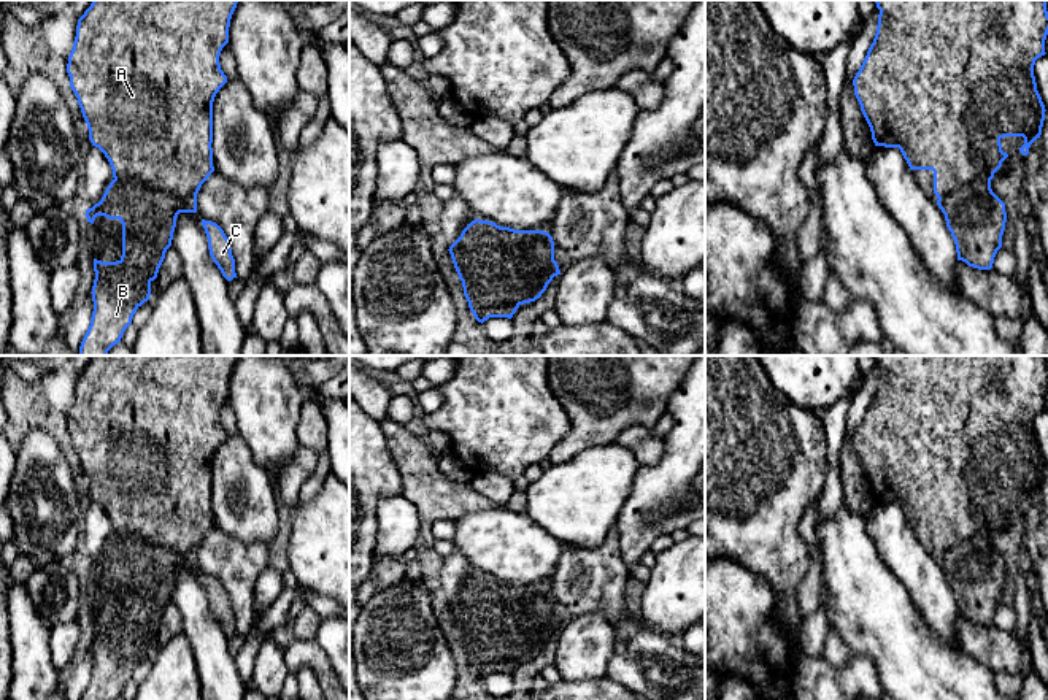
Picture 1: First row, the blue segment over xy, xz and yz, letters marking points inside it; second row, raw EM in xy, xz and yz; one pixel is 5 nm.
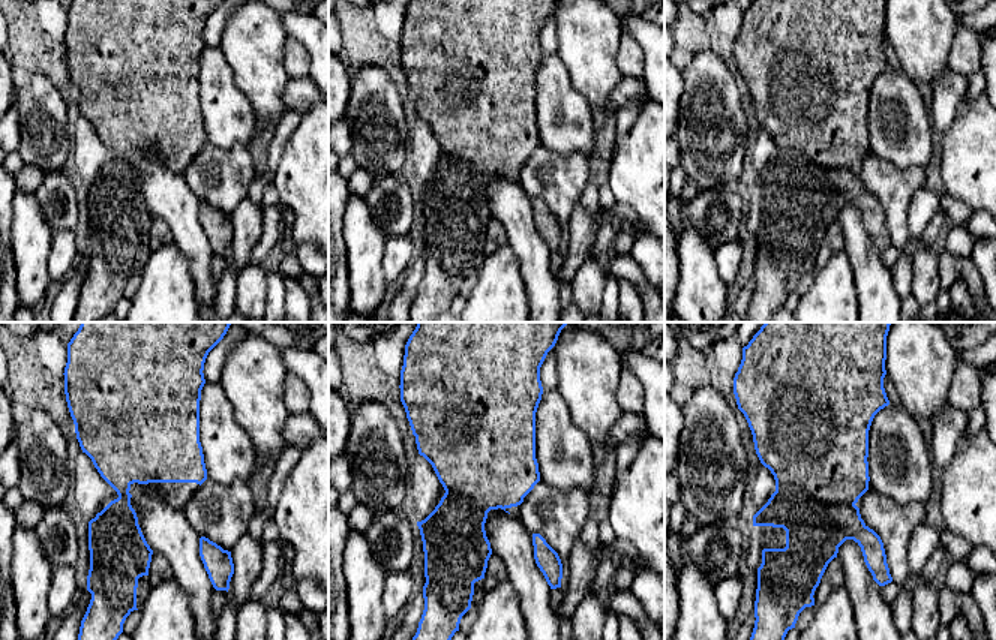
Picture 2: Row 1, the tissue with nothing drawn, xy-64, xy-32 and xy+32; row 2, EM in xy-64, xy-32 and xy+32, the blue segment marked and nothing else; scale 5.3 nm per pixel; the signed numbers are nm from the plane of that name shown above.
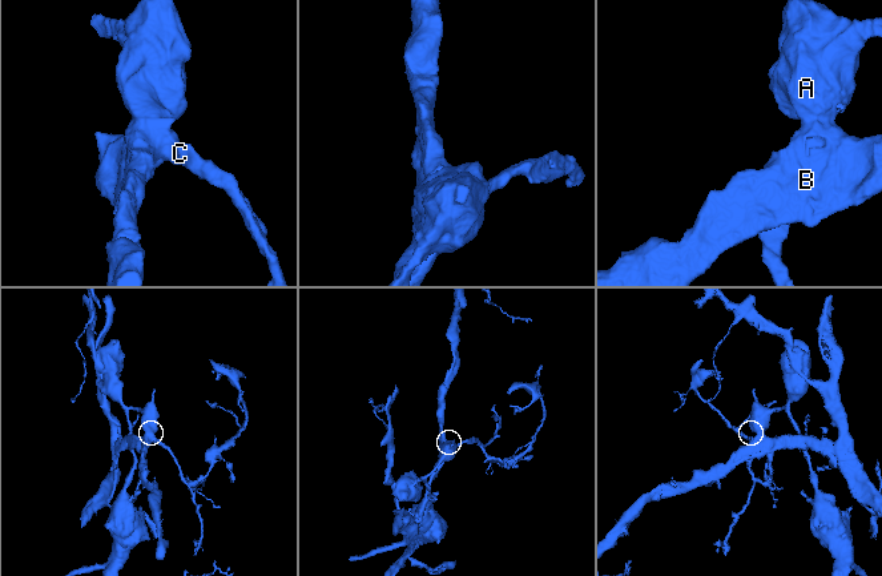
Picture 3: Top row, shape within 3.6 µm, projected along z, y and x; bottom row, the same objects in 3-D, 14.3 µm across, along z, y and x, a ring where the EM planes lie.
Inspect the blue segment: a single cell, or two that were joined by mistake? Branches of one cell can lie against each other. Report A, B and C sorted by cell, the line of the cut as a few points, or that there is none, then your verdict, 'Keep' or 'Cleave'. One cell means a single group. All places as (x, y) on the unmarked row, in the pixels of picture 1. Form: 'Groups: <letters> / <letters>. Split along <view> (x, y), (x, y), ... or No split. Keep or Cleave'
Groups: A / B C. Split along xy (115, 534), (143, 534), (162, 546), (196, 551). Cleave

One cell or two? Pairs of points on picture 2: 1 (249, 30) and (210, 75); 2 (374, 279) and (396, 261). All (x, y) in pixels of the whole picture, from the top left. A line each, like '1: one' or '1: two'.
1: two
2: two

